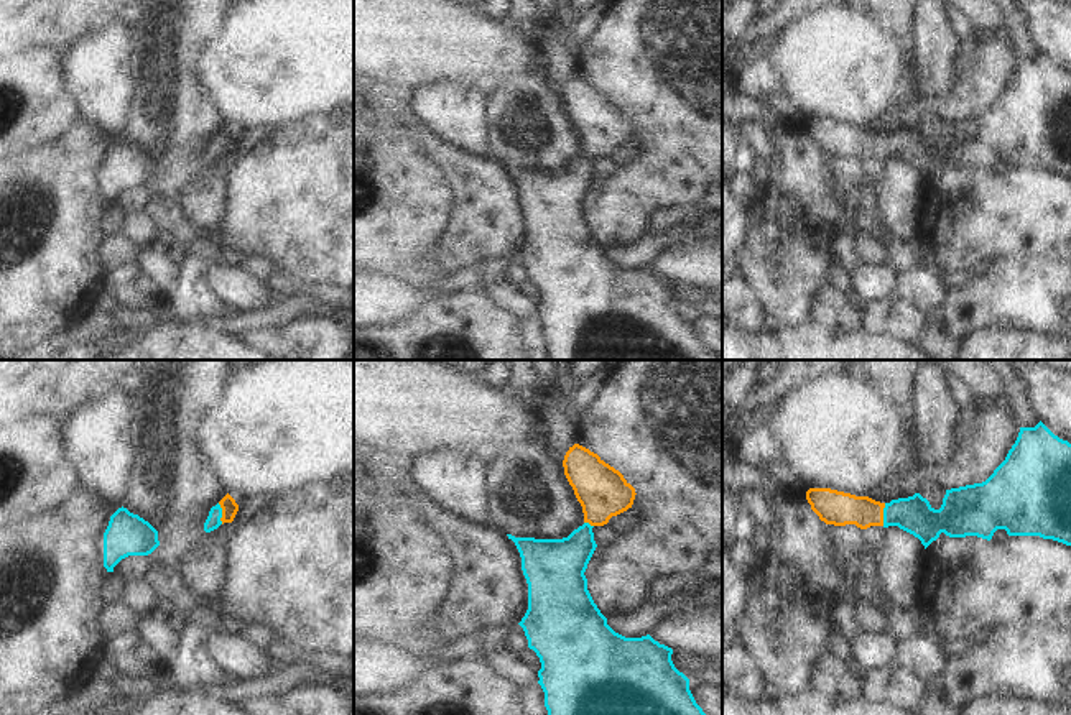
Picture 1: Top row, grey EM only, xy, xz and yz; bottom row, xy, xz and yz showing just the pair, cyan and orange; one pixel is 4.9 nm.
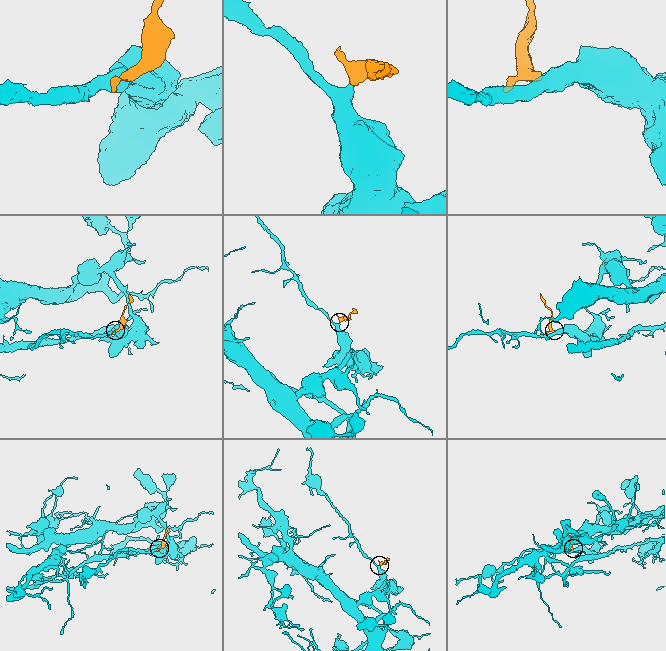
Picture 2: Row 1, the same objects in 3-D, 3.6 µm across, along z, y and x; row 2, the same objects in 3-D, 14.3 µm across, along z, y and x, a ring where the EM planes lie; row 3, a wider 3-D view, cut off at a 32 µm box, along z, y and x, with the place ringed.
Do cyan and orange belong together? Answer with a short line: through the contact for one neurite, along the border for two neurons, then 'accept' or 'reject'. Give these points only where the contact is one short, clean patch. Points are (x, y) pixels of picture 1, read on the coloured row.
line yz (913, 515), (884, 515), (838, 508); accept

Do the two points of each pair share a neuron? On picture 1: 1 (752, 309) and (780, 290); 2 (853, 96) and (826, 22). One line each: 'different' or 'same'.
1: different
2: same

